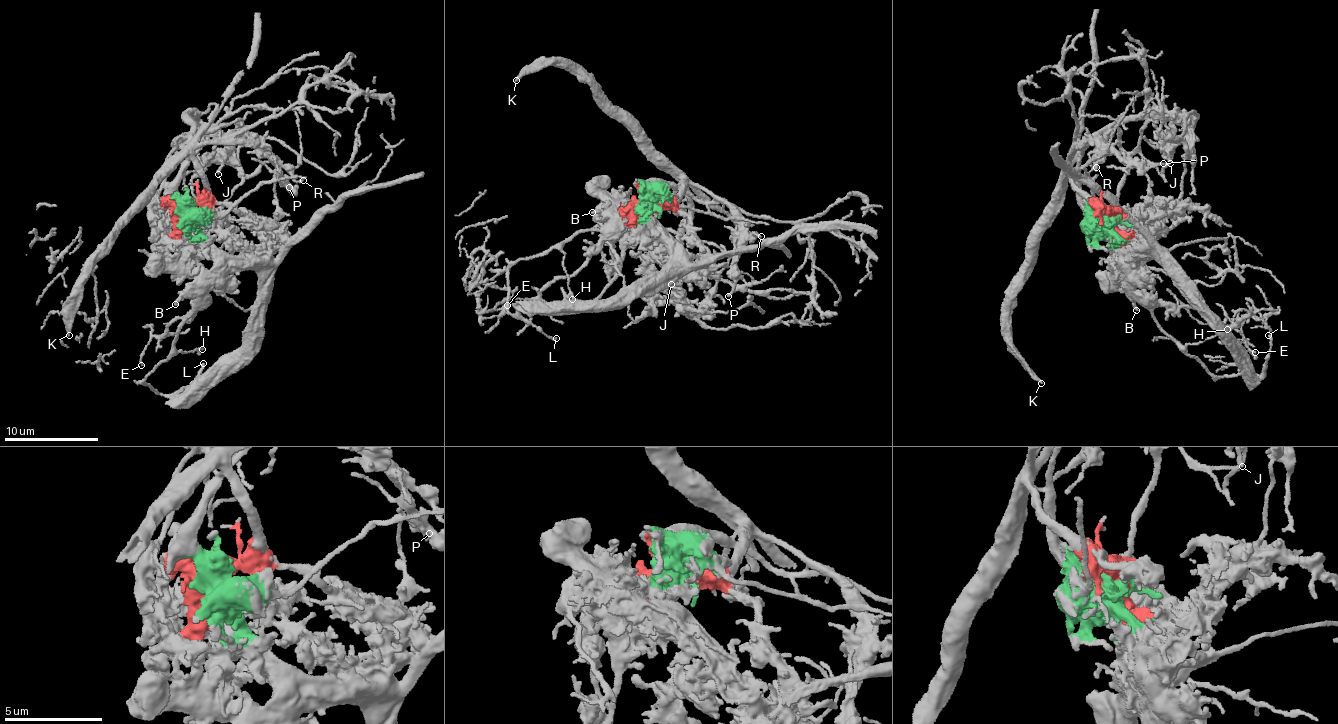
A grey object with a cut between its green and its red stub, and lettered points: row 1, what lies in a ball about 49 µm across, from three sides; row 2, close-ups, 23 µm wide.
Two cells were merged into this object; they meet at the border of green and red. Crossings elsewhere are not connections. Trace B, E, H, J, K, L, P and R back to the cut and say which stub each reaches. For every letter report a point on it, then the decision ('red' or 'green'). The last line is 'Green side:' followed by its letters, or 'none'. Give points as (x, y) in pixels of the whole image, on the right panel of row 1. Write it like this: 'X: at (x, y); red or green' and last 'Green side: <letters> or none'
B: at (1136, 310); green
E: at (1255, 352); green
H: at (1227, 329); green
J: at (1170, 163); red
K: at (1041, 383); red
L: at (1268, 335); green
P: at (1163, 163); red
R: at (1096, 167); red
Green side: B, E, H, L

